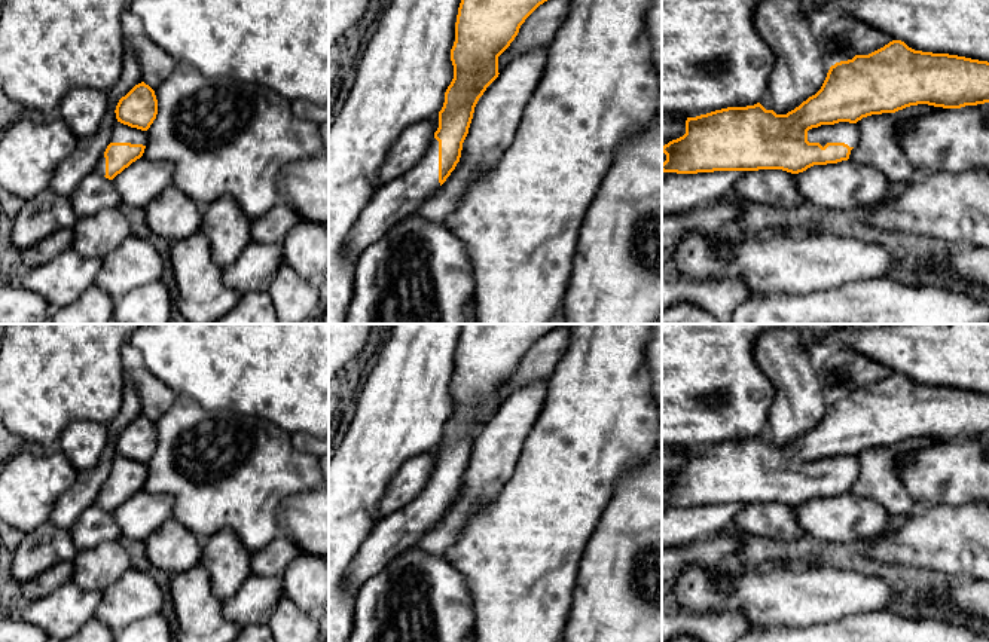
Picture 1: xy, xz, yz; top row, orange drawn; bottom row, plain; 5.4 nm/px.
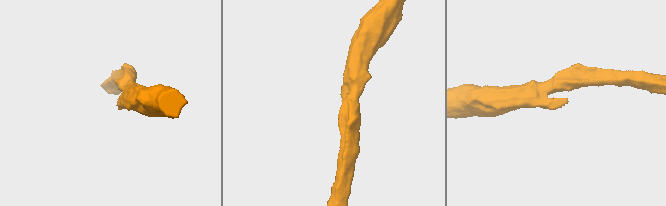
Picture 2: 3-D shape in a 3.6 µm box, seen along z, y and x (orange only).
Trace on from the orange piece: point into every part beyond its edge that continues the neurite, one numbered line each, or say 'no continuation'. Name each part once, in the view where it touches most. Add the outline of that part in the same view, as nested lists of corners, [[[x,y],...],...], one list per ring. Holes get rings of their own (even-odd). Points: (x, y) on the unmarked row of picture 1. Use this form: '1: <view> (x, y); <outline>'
1: yz (846, 465); [[[839,455],[834,458],[821,458],[808,464],[809,476],[819,476],[822,480],[827,476],[845,476],[855,480],[860,474],[860,462],[857,456]]]

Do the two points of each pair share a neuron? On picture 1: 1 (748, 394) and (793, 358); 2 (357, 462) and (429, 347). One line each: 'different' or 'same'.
1: different
2: same

